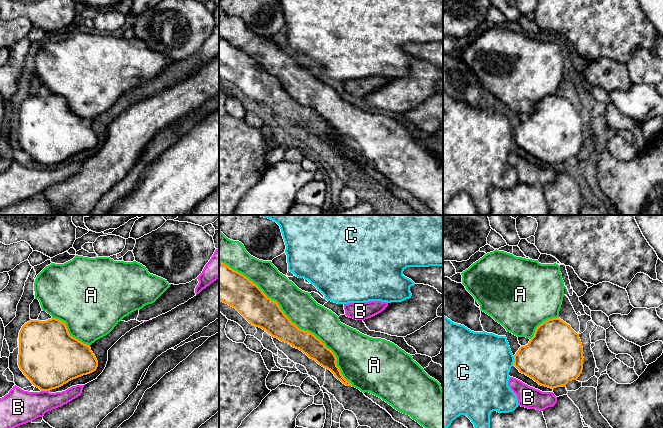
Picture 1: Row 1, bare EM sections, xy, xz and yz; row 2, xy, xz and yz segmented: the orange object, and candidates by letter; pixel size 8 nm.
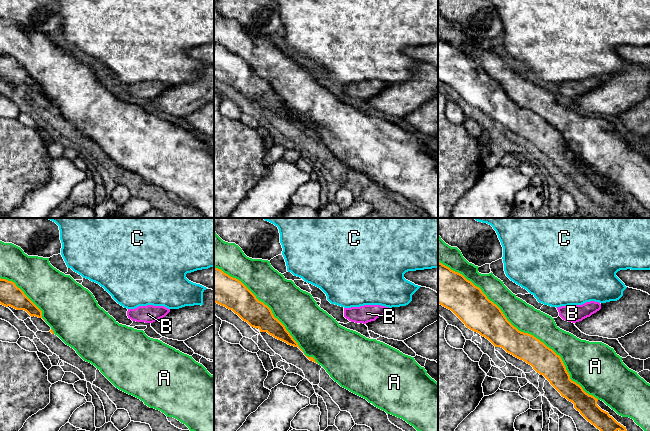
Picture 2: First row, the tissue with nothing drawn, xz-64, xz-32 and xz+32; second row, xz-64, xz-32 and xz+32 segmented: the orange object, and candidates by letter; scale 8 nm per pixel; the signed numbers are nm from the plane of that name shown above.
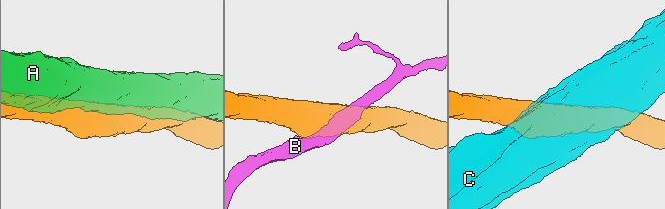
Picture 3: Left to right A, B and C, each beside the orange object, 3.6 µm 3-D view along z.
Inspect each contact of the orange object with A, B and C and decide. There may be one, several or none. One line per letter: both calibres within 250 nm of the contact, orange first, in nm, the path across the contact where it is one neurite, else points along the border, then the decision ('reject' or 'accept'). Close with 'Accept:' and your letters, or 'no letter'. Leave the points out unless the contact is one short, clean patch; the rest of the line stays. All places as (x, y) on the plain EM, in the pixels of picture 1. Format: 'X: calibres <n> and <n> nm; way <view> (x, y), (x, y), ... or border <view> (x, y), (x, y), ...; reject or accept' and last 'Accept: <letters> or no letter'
A: calibres 240 and 260 nm; accept
B: calibres 460 and 280 nm; border xy (41, 166), (48, 167); reject
C: calibres 380 and 460 nm; border yz (514, 132), (512, 140); reject
Accept: A

